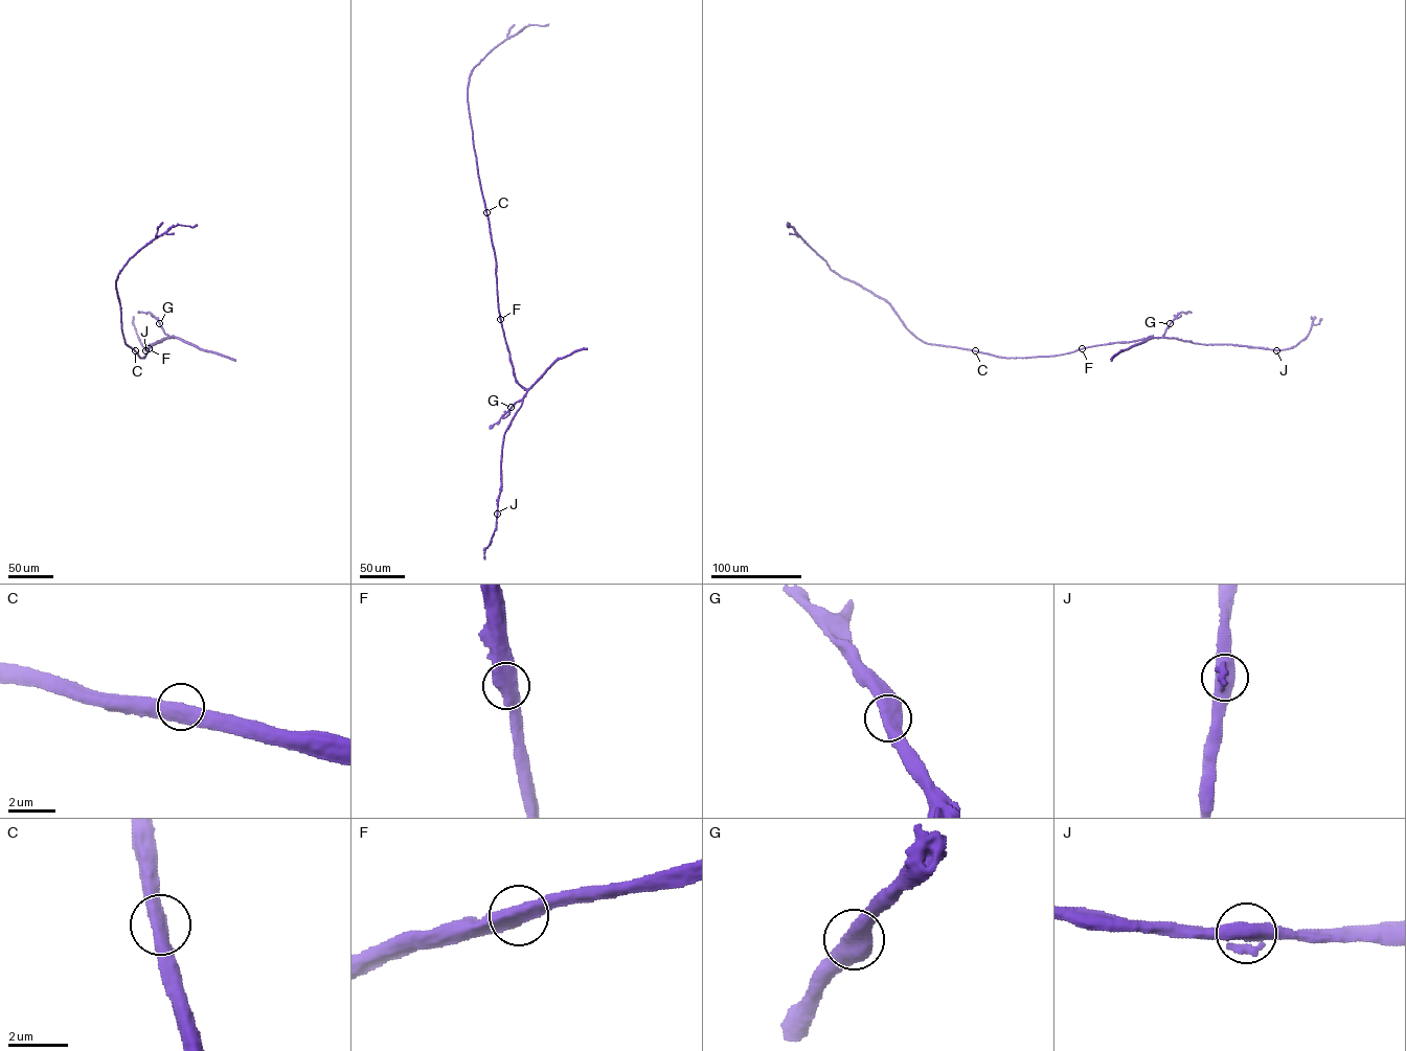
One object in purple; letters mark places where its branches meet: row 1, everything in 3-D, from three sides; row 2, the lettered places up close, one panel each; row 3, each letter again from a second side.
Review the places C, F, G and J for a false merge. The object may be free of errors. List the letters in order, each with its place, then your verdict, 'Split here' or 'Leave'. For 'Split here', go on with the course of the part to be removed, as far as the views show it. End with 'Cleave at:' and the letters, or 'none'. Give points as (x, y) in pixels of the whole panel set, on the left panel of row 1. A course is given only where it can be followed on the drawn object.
C: Place: (135, 350). Leave
F: Place: (149, 348). Leave
G: Place: (159, 323). Leave
J: Place: (145, 350). Leave
Cleave at: none

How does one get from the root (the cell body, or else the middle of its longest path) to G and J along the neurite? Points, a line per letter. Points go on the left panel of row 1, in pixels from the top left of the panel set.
G: (144, 357), (153, 345), (176, 337), (166, 335), (159, 323)
J: (144, 357), (153, 345), (176, 337), (157, 341), (145, 349)

